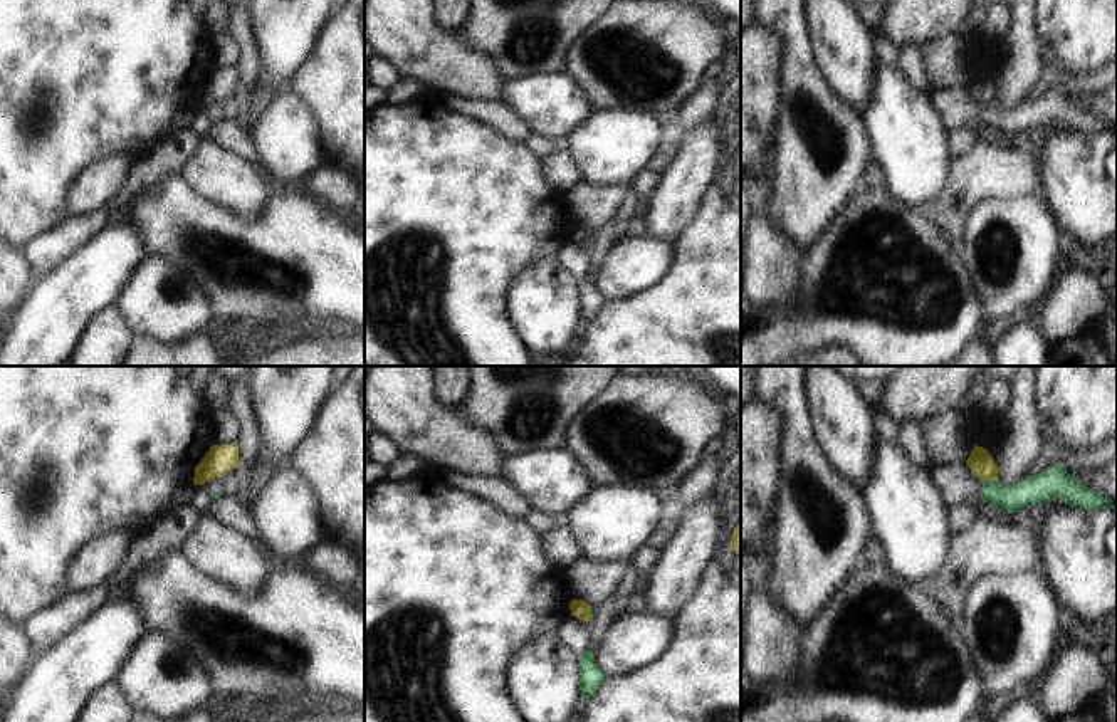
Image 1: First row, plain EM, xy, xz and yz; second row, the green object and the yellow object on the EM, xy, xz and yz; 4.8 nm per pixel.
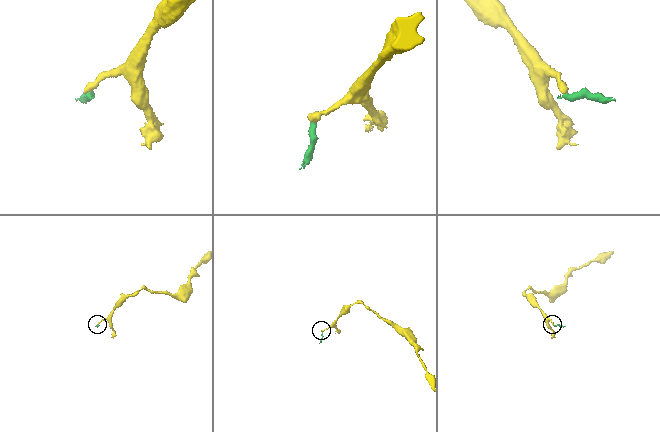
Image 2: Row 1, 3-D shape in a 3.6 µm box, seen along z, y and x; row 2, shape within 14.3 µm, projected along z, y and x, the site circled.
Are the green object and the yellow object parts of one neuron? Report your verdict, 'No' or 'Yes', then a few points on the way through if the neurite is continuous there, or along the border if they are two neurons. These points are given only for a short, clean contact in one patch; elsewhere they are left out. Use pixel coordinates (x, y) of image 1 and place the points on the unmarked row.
No. Boundary: yz (996, 101), (981, 104).

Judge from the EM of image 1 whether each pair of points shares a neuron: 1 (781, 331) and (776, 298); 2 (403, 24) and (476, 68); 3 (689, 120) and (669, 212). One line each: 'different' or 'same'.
1: different
2: same
3: different

